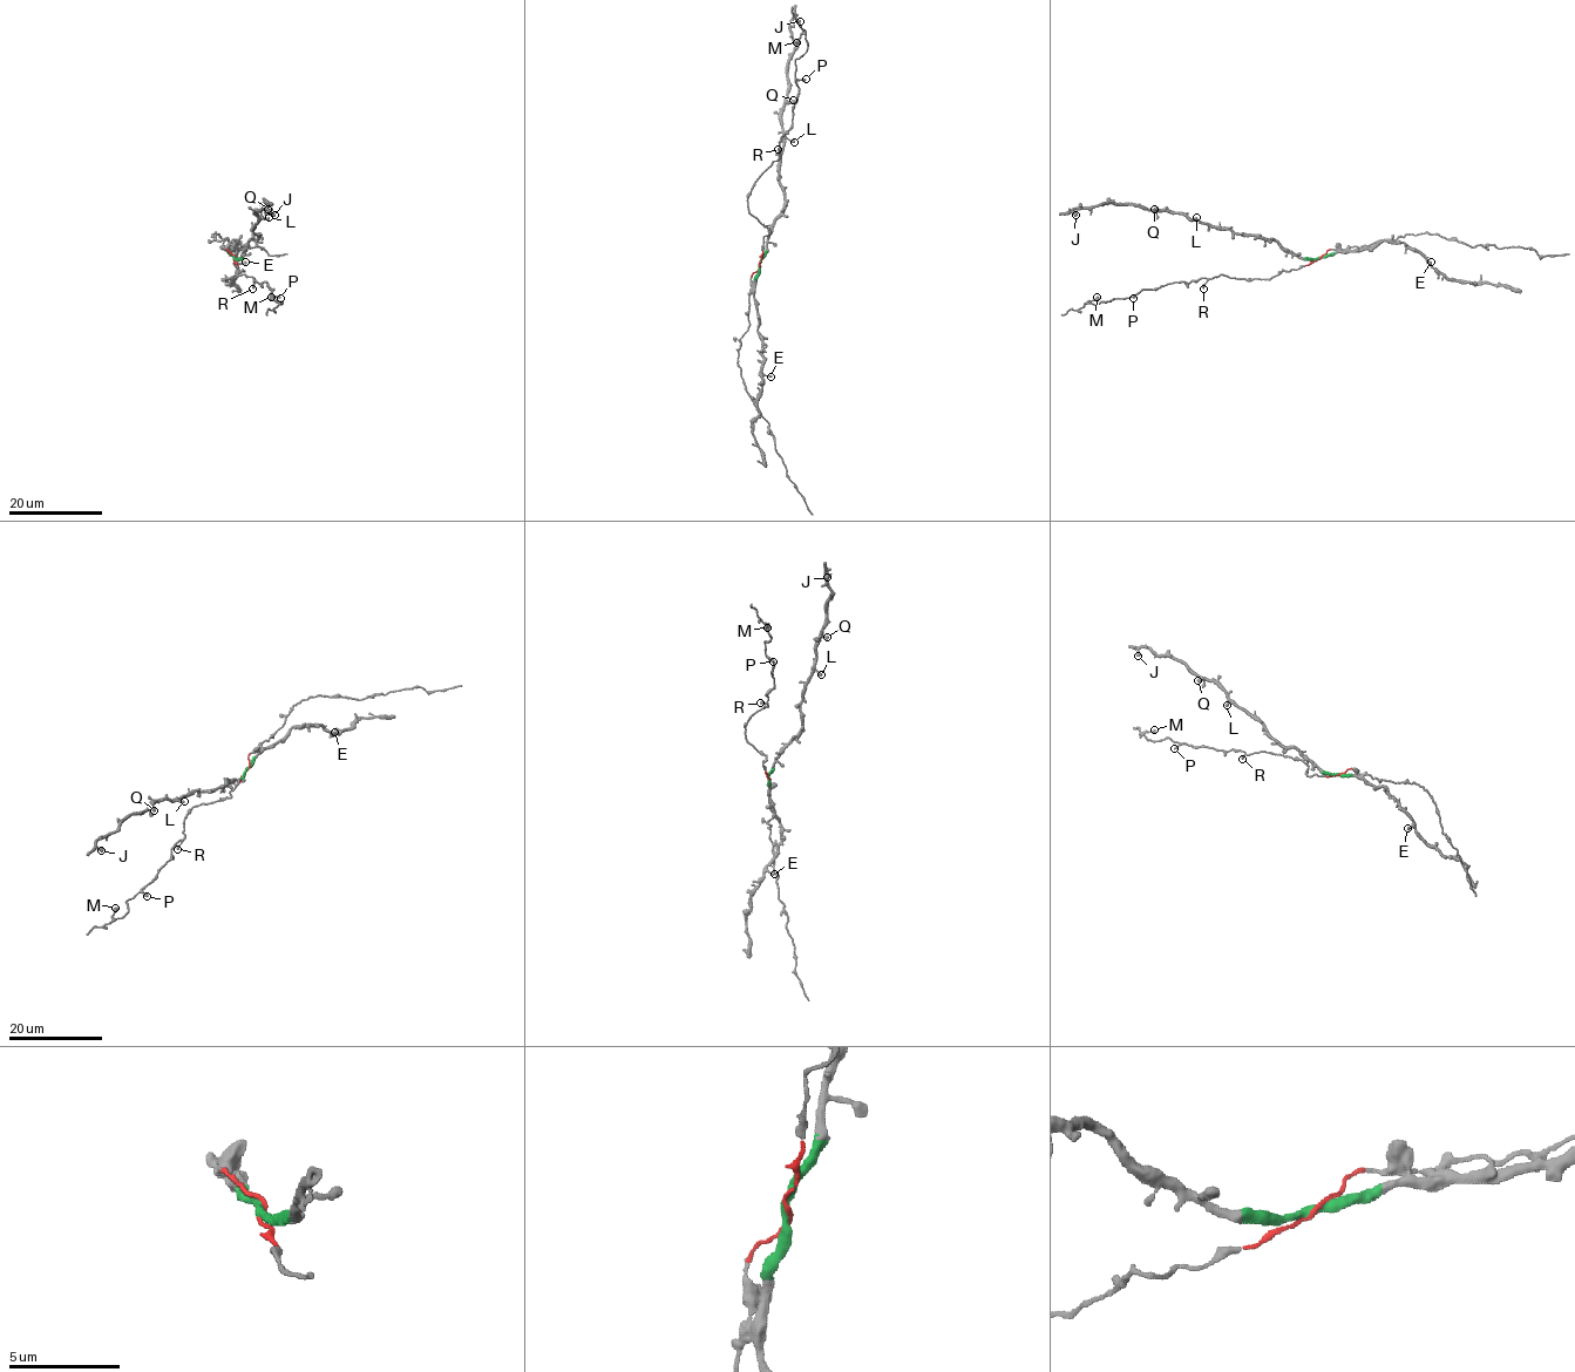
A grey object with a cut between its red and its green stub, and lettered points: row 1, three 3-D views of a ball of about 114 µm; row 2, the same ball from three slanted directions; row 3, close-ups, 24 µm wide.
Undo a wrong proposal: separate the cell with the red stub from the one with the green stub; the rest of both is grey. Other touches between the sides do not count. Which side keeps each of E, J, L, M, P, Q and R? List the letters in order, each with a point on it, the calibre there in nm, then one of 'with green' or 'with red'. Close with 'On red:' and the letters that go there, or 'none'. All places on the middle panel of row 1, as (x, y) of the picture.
E: (771, 377) | 280 nm | with green
J: (800, 21) | 480 nm | with green
L: (794, 142) | 400 nm | with green
M: (796, 42) | 460 nm | with red
P: (806, 79) | 320 nm | with red
Q: (793, 100) | 380 nm | with green
R: (778, 149) | 320 nm | with red
On red: M, P, R

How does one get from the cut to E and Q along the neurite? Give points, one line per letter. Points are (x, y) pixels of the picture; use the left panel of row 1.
E: (235, 258), (229, 252), (233, 240), (238, 249), (236, 262), (246, 262)
Q: (235, 258), (240, 258), (243, 249), (259, 236), (253, 230), (257, 211), (269, 209)

